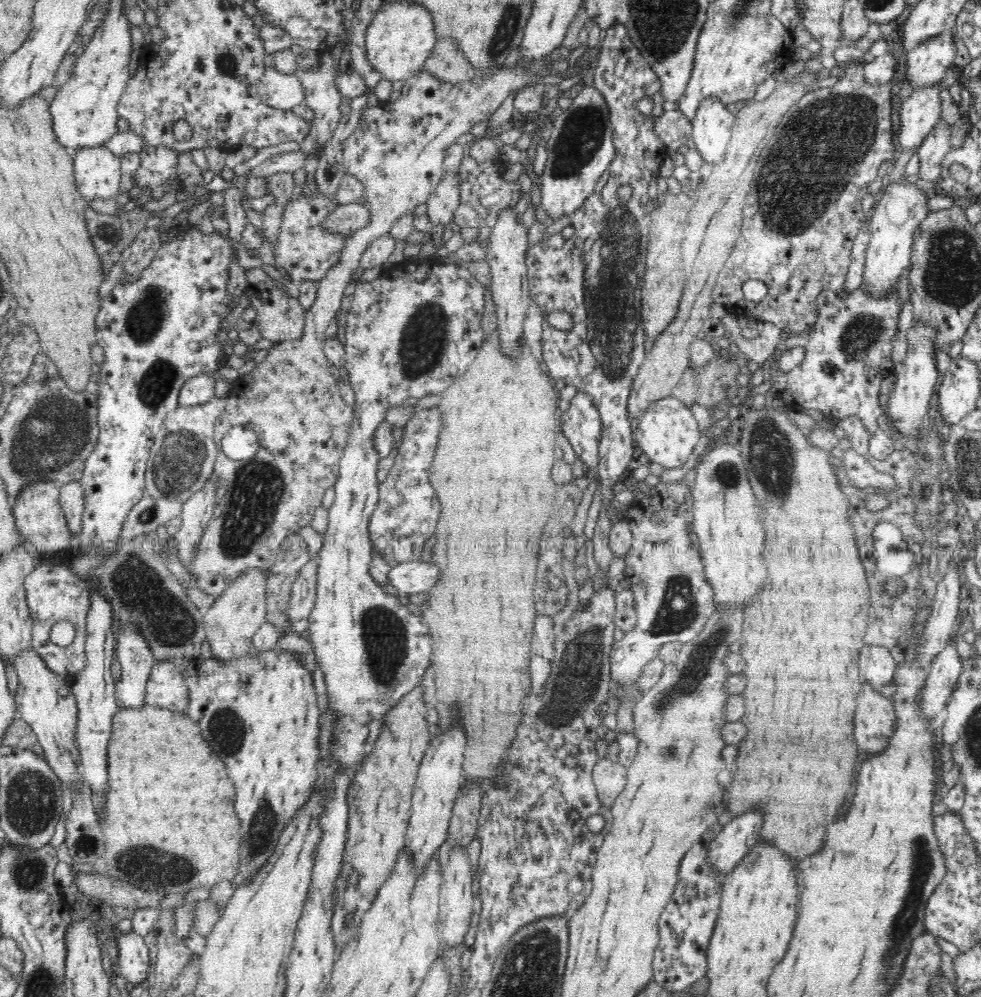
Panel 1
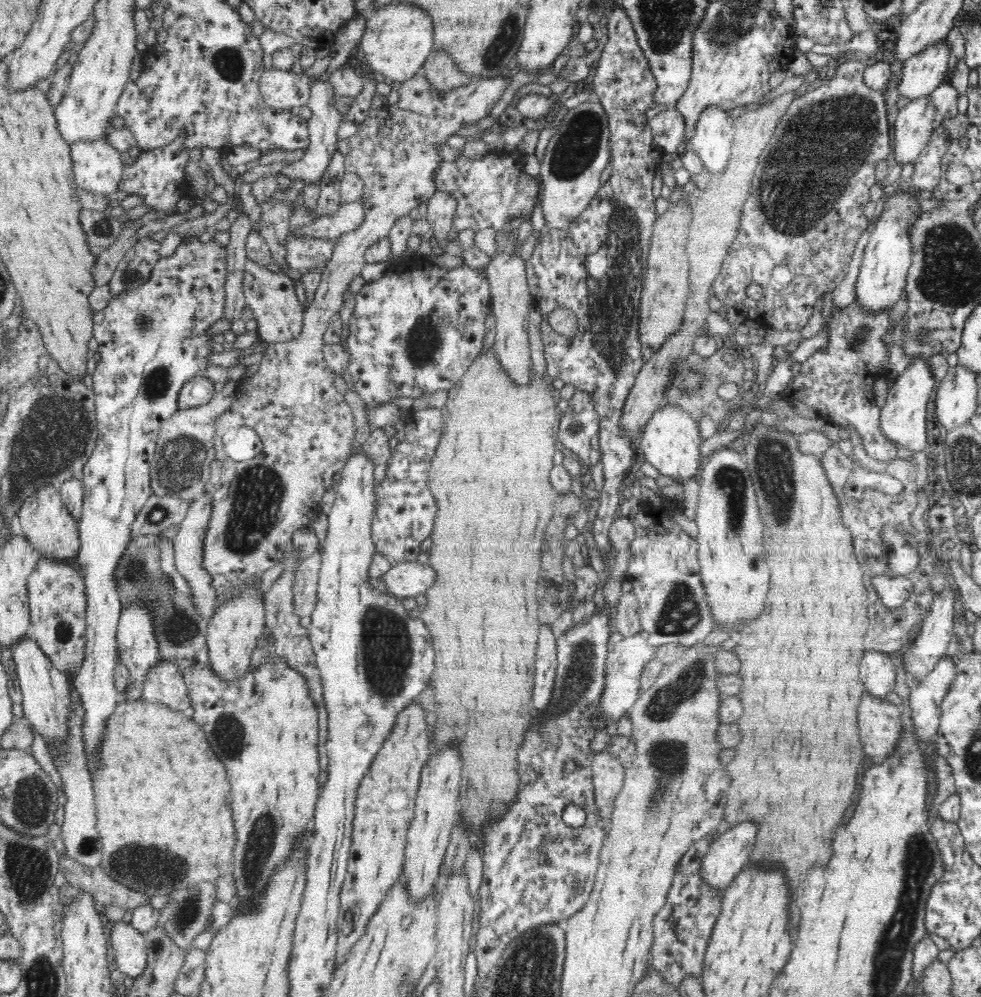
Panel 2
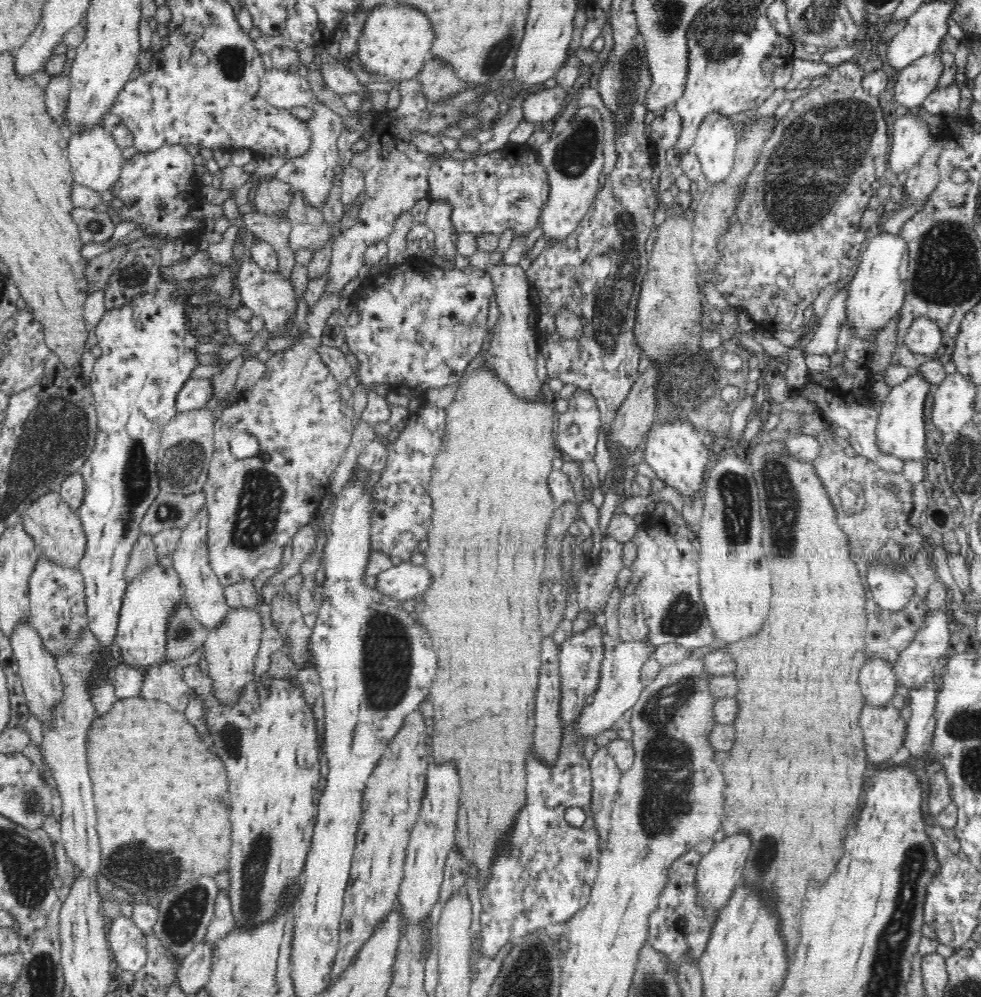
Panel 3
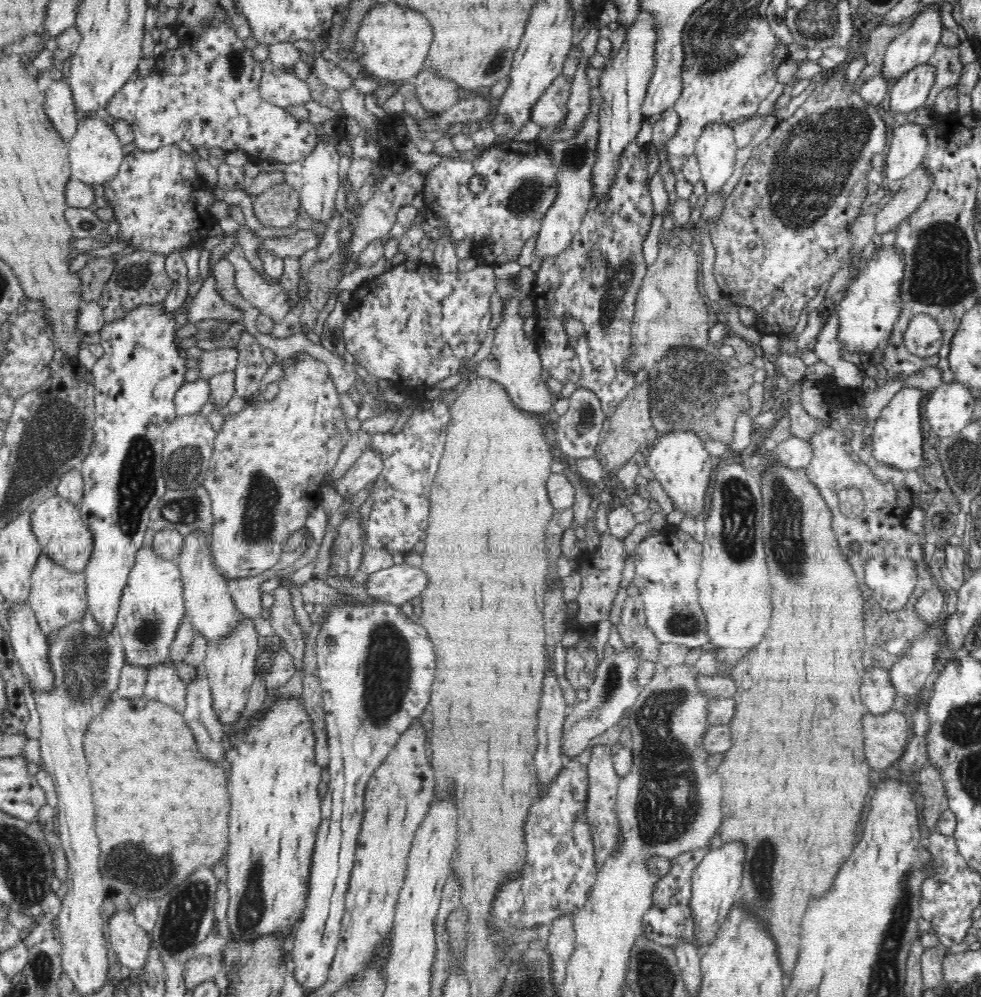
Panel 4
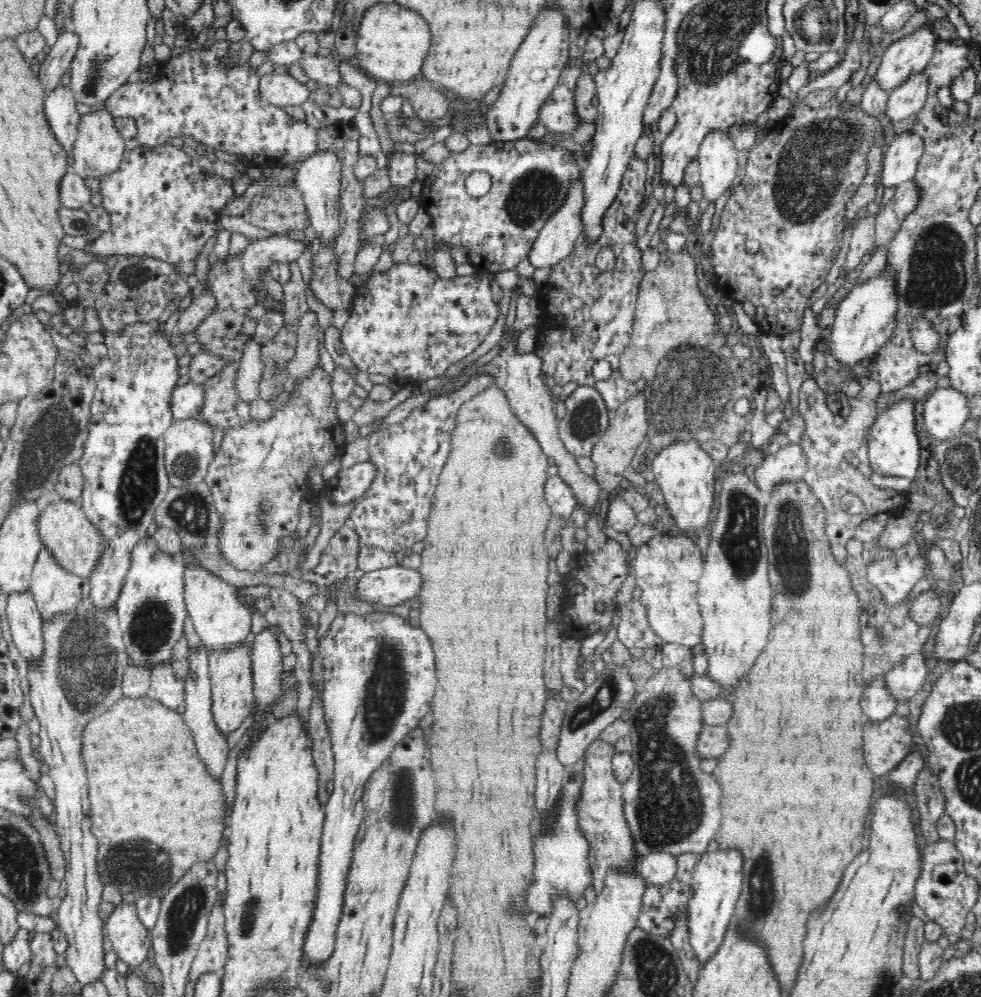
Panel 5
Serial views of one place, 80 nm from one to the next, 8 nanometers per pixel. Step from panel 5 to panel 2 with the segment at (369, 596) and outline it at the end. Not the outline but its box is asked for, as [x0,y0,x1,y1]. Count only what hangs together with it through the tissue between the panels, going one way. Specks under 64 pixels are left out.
[382,561,436,601]

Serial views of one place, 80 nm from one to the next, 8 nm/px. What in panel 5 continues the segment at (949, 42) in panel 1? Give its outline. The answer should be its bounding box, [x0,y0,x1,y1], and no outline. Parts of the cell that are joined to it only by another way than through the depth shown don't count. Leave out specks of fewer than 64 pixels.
[885,71,929,122]

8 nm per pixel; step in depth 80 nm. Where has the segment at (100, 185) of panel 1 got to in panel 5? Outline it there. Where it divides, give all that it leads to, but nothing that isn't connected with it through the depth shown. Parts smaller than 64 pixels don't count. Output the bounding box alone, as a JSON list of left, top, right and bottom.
[71,102,124,178]

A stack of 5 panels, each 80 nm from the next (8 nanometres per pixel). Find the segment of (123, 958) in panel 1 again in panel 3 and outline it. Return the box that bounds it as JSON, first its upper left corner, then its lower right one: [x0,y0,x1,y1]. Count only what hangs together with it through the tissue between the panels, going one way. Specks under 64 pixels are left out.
[108,915,147,974]

